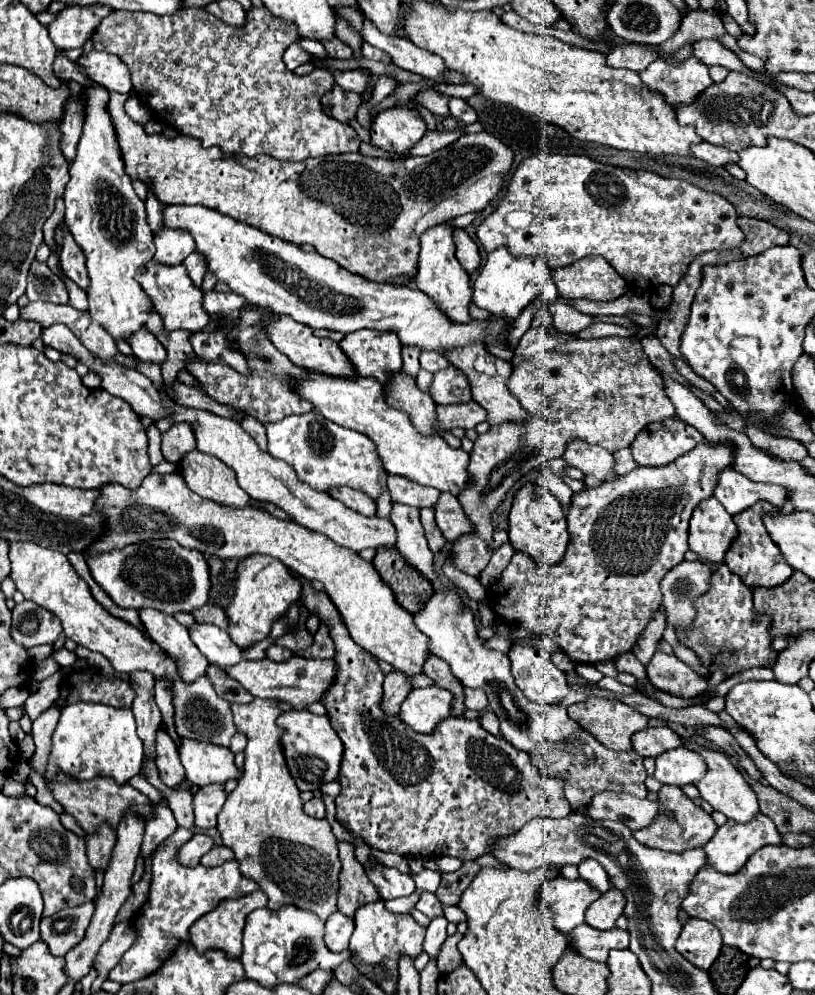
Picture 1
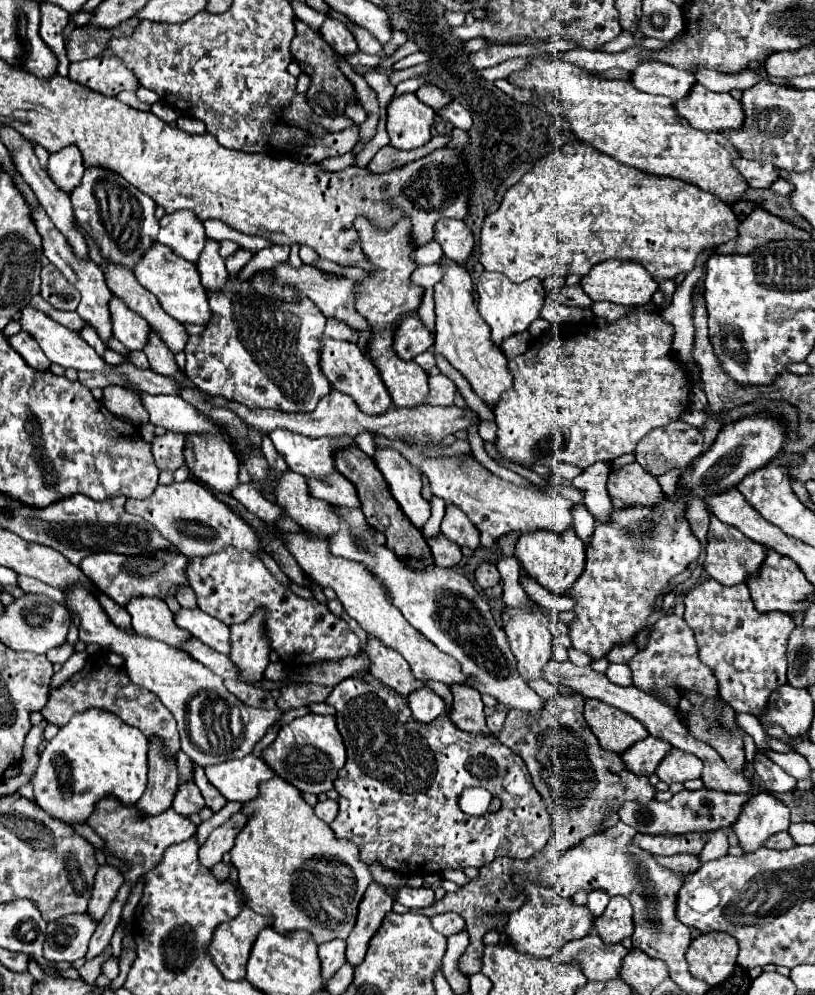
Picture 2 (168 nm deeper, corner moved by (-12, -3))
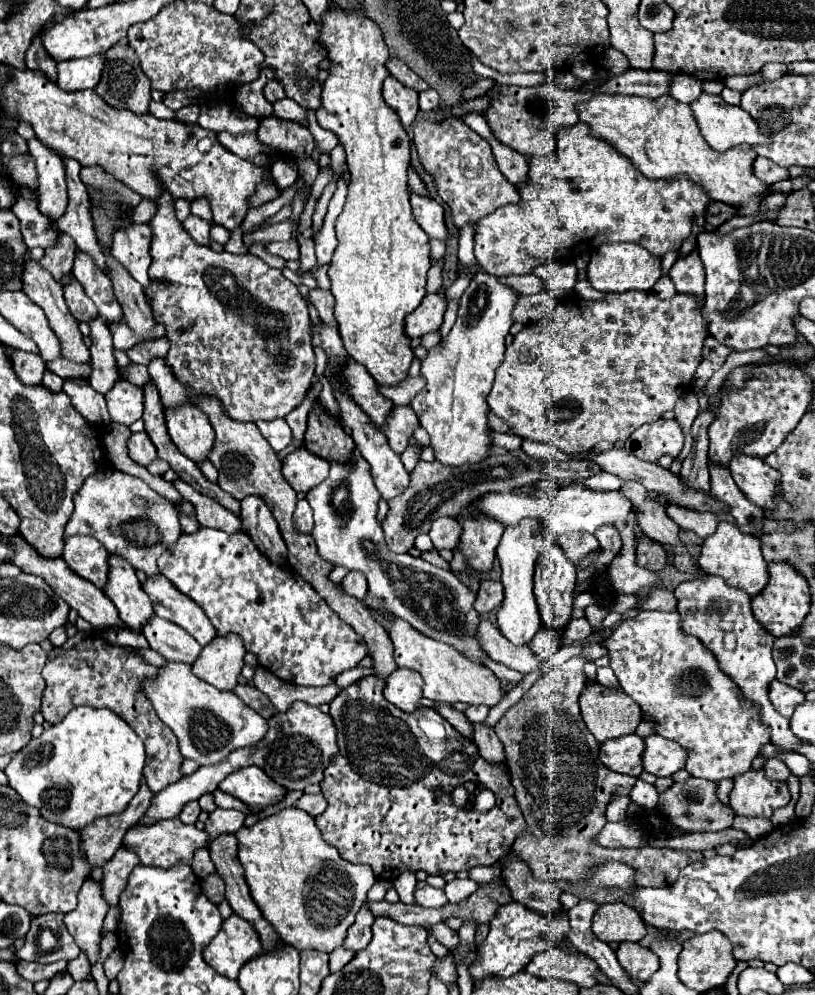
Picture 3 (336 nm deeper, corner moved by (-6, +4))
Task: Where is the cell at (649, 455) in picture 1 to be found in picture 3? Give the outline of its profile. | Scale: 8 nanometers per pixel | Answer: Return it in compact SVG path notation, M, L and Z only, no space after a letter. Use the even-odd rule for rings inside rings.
M656 420L640 426L628 440L626 452L646 462L656 462L660 456L678 456L684 446L684 430L676 420Z

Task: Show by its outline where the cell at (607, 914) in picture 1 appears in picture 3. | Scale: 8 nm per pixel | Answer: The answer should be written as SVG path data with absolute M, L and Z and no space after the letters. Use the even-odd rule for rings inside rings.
M622 902L602 904L592 922L592 932L602 942L638 942L644 938L646 928L640 914Z

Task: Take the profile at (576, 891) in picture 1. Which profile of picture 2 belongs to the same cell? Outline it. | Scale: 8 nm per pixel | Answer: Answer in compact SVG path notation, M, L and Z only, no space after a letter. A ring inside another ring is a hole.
M516 877L516 883L528 895L528 903L524 907L520 907L520 911L514 911L510 915L510 921L504 929L504 933L510 941L510 945L518 953L538 957L538 959L552 957L556 951L560 951L564 947L564 943L568 943L572 939L582 939L584 935L588 935L588 931L592 927L592 915L588 913L586 907L576 907L576 905L572 905L570 899L560 899L548 885L528 887L528 883L524 883L522 877Z

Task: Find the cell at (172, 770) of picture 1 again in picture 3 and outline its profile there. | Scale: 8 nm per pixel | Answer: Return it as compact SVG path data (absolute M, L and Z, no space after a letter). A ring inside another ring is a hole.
M194 800L194 802L190 802L190 804L186 804L186 808L182 808L182 812L180 812L180 820L184 822L184 824L194 824L196 820L198 820L198 814L202 812L202 808L200 808L200 804L198 804L198 800Z

